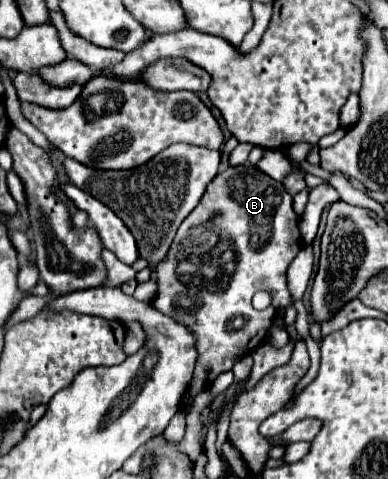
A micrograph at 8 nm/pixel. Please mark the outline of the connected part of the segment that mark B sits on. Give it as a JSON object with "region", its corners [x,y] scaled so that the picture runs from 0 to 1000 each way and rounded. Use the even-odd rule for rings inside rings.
{"region":[[[593,347],[562,359],[531,392],[521,422],[479,451],[464,468],[454,497],[438,514],[428,547],[407,551],[407,614],[397,639],[443,660],[448,668],[495,681],[505,697],[510,756],[505,785],[490,802],[485,823],[521,818],[567,777],[598,772],[613,743],[644,739],[680,710],[716,643],[747,635],[737,601],[737,559],[773,522],[768,451],[753,438],[753,409],[732,397],[727,380],[701,376],[660,347]],[[665,605],[701,610],[701,639],[665,651],[649,643],[649,618]]]}

